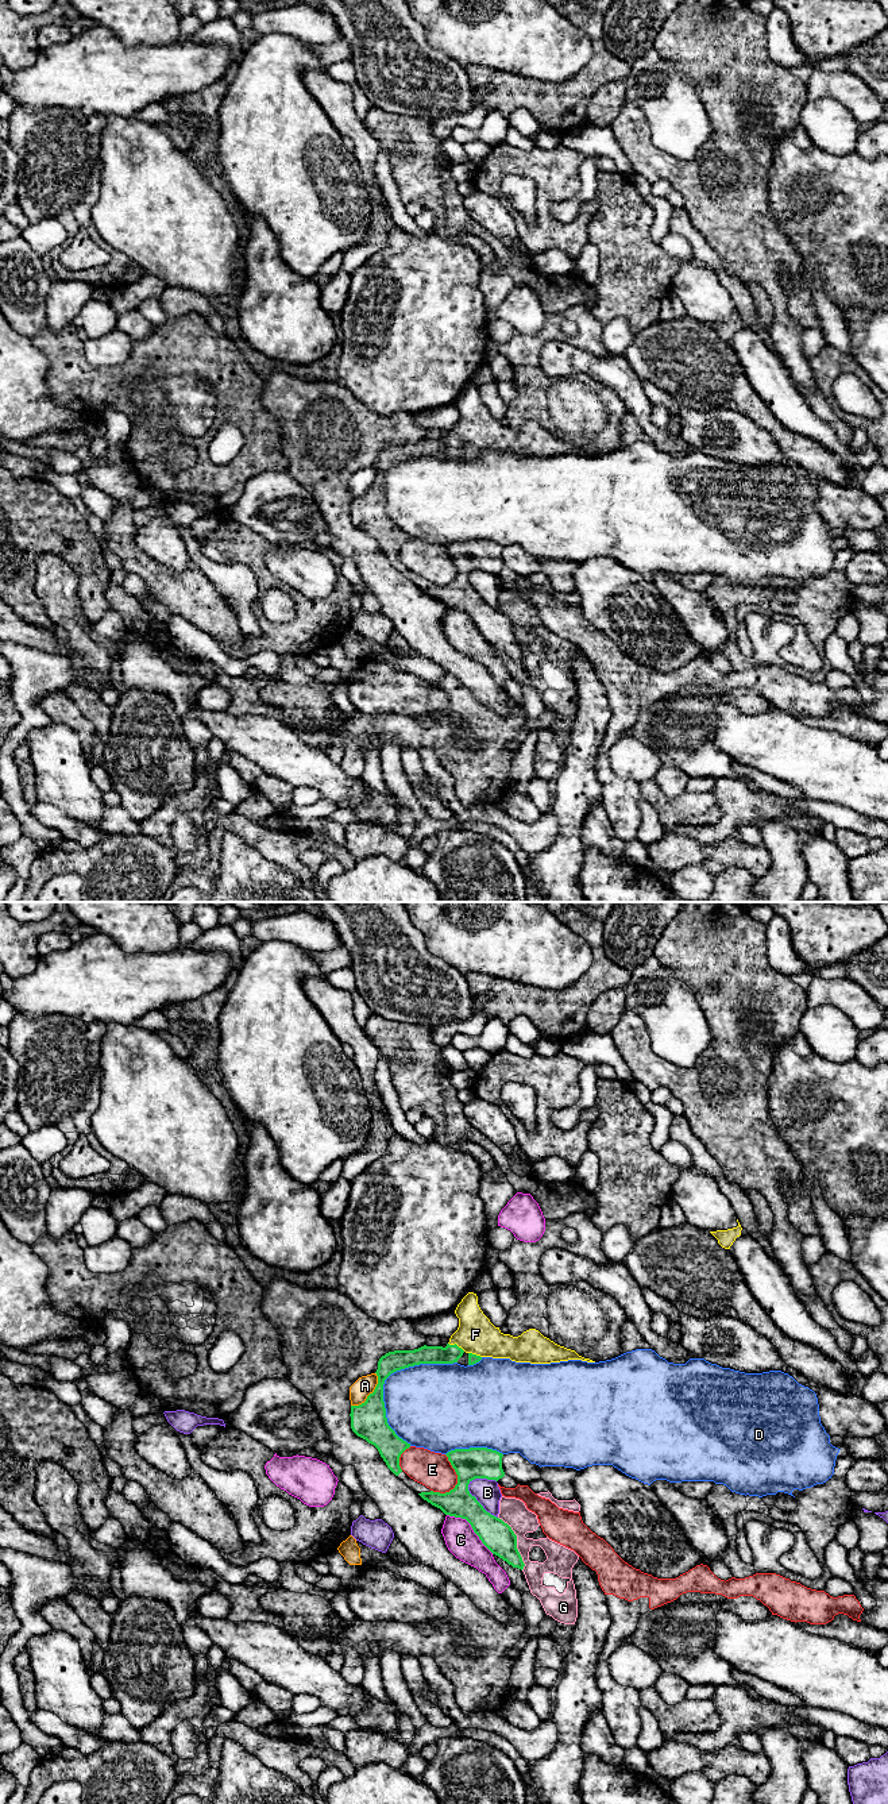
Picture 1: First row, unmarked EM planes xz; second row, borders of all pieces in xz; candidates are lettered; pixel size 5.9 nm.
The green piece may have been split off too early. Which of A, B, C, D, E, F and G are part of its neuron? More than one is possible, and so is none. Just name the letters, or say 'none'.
F

